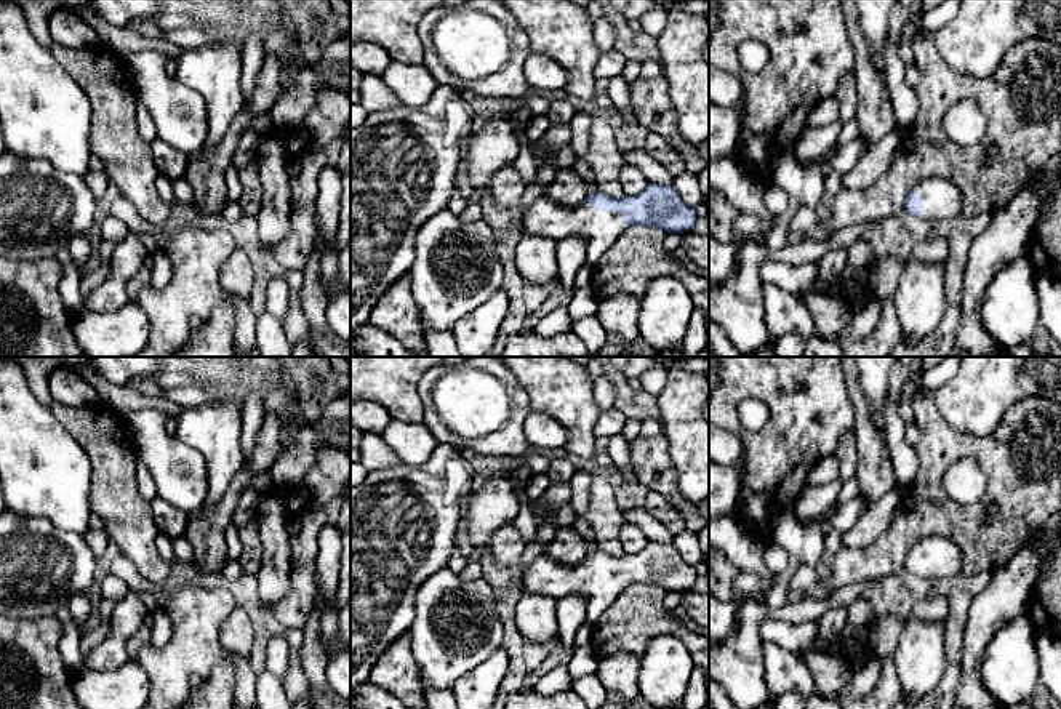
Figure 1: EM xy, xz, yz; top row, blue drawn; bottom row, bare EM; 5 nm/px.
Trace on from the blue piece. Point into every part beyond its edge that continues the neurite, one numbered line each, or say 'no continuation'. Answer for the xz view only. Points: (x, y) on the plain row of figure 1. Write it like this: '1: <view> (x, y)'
1: xz (546, 576)

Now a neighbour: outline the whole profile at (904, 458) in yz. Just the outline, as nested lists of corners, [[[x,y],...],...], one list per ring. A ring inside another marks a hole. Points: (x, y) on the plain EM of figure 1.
[[[890,395],[885,402],[883,416],[887,443],[895,467],[895,485],[898,490],[909,487],[914,482],[920,461],[915,447],[909,447],[904,439],[906,421],[898,413],[898,402]]]

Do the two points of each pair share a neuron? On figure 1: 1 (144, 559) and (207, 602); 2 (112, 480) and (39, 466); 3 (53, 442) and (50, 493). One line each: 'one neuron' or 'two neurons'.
1: two neurons
2: two neurons
3: one neuron

